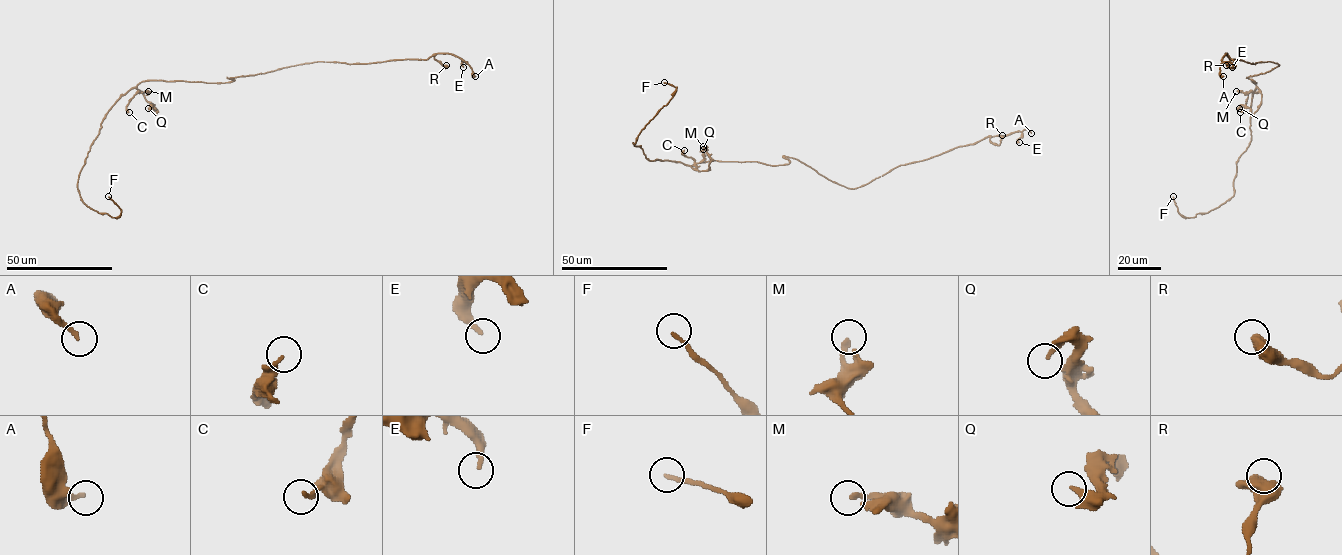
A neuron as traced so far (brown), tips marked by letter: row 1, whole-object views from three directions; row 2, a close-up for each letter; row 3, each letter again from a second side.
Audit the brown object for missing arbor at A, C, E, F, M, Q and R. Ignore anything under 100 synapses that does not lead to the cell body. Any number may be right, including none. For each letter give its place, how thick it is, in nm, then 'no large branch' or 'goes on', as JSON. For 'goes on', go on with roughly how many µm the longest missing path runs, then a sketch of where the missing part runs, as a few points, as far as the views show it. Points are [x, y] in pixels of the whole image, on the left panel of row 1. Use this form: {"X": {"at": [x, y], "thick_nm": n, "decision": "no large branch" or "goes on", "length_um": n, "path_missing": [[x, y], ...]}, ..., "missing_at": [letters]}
{"A": {"at": [475, 76], "thick_nm": 220, "decision": "no large branch"}, "C": {"at": [129, 112], "thick_nm": 200, "decision": "no large branch"}, "E": {"at": [463, 67], "thick_nm": 220, "decision": "no large branch"}, "F": {"at": [108, 196], "thick_nm": 150, "decision": "no large branch"}, "M": {"at": [148, 91], "thick_nm": 190, "decision": "no large branch"}, "Q": {"at": [148, 108], "thick_nm": 200, "decision": "no large branch"}, "R": {"at": [446, 65], "thick_nm": 700, "decision": "no large branch"}, "missing_at": []}

